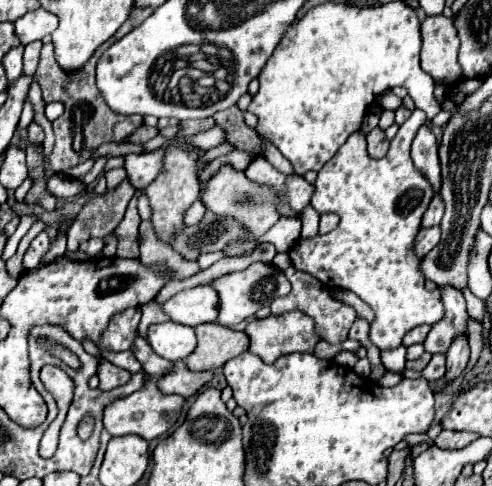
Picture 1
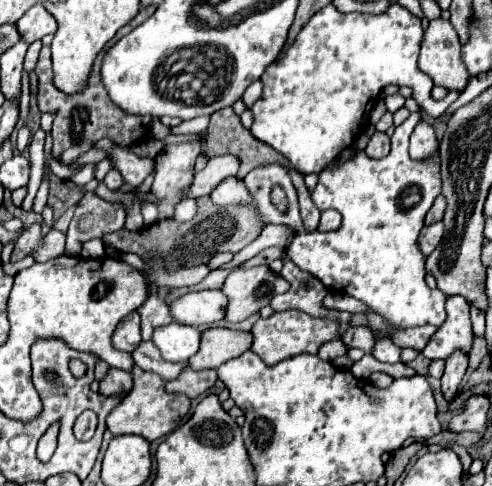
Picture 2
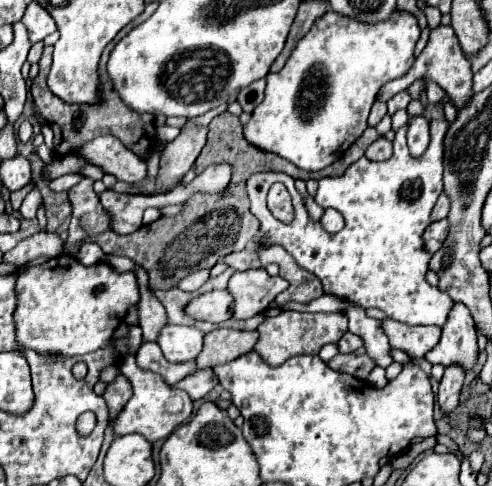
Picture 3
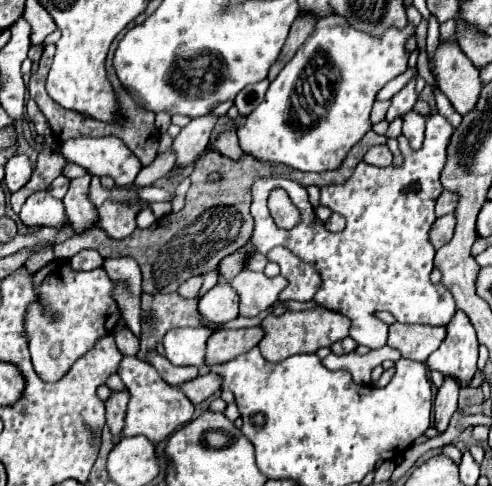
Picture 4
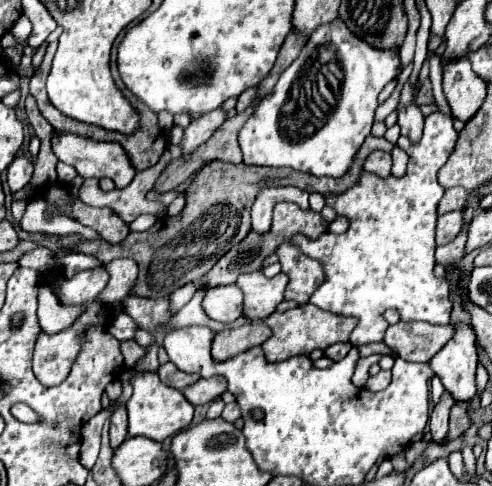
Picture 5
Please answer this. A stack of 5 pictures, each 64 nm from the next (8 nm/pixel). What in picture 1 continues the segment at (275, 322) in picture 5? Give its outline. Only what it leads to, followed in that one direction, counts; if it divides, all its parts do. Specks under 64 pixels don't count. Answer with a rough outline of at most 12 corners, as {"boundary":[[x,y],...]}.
{"boundary":[[300,310],[252,320],[248,352],[266,364],[314,352],[314,320]]}

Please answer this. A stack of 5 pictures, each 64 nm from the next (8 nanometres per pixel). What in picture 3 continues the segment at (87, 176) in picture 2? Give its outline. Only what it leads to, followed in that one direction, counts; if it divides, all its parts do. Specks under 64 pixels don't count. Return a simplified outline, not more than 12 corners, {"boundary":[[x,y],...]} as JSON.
{"boundary":[[79,173],[65,174],[50,182],[53,192],[67,191],[84,176]]}

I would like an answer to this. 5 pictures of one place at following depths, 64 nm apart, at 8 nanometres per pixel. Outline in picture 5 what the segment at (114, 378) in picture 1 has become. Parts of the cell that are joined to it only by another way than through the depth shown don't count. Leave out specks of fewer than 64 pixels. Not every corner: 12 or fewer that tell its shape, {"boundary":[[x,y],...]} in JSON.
{"boundary":[[114,404],[110,446],[116,450],[126,434],[126,406]]}

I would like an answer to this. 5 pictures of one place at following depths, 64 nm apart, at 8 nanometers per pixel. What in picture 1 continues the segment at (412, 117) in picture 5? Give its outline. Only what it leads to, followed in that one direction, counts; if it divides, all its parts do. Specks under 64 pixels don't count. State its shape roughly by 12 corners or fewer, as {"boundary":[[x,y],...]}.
{"boundary":[[428,126],[412,142],[414,166],[440,194],[438,142]]}

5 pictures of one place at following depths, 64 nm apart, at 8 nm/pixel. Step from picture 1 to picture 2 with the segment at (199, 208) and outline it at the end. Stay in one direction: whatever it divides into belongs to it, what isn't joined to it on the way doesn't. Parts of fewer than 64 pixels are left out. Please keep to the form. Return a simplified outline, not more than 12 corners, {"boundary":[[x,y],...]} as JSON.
{"boundary":[[186,200],[176,208],[176,220],[190,222],[198,212],[198,200]]}

